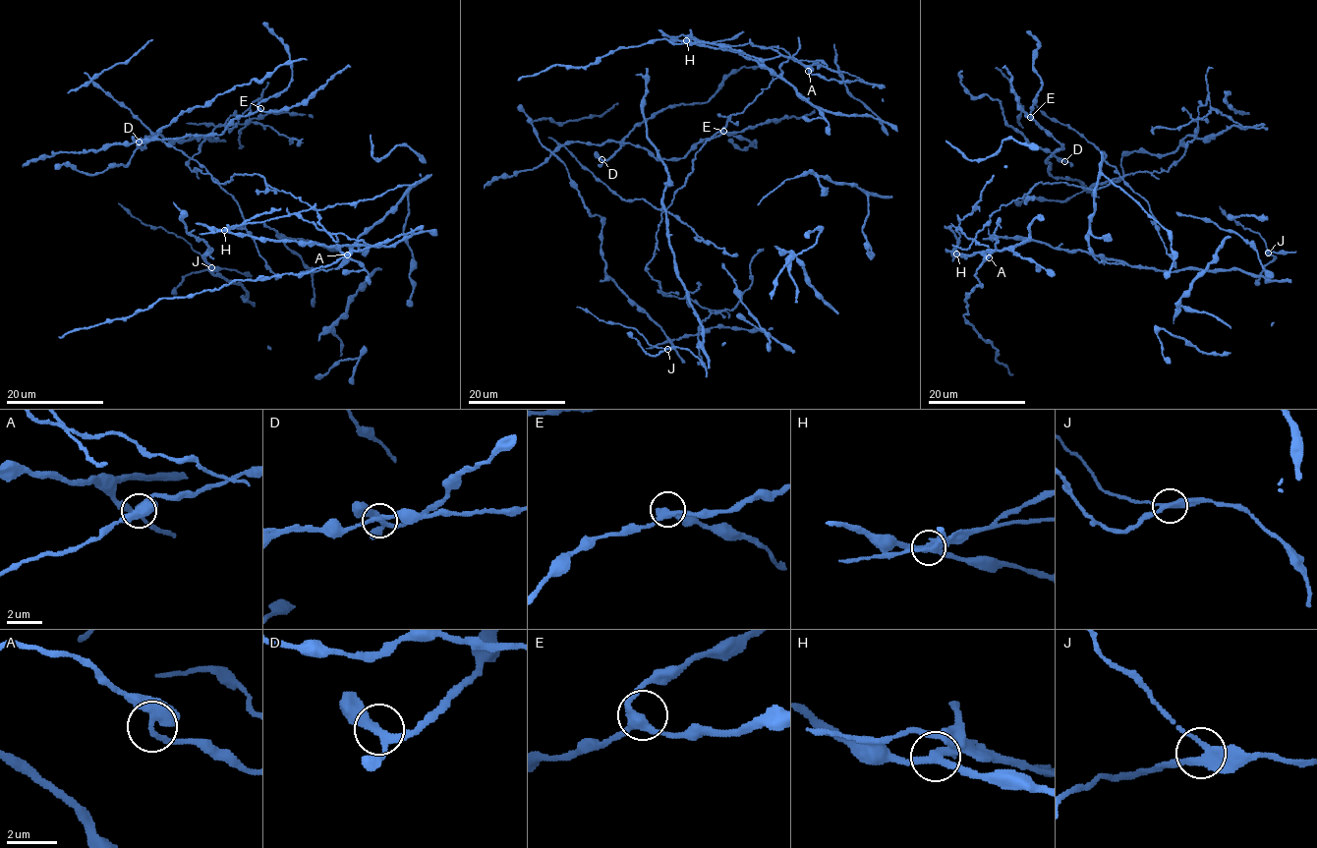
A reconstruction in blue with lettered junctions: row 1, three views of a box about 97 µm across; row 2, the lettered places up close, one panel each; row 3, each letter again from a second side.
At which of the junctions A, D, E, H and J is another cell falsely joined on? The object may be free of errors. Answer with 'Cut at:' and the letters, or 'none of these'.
Cut at: H

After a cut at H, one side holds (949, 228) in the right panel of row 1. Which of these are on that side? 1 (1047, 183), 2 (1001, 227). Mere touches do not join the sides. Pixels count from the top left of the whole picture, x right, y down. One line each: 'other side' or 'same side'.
1: same side
2: other side

